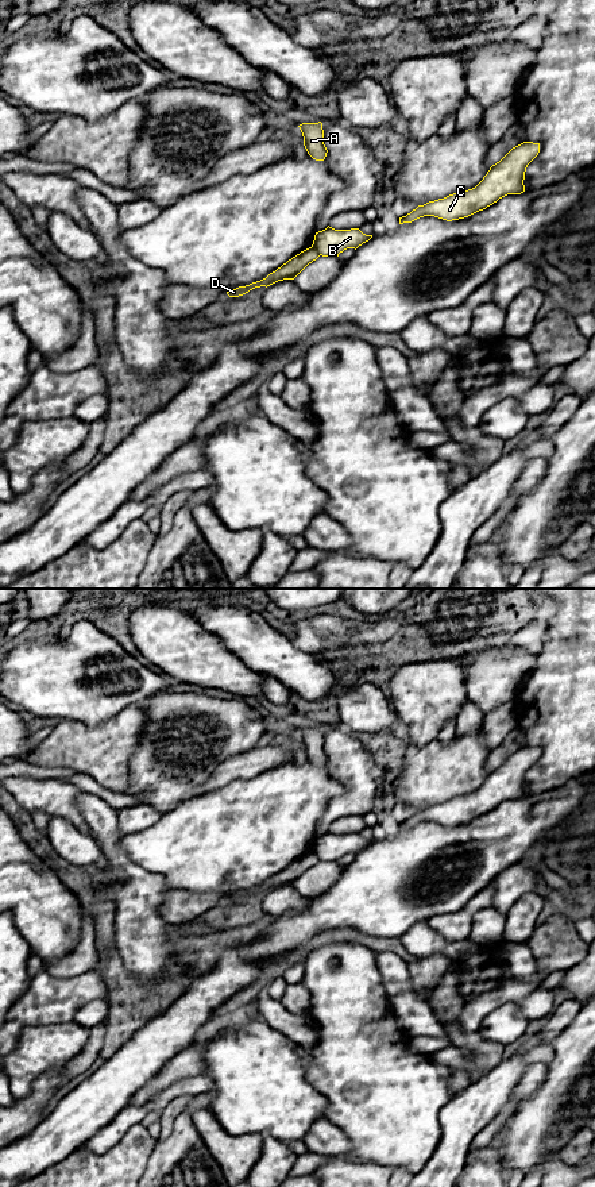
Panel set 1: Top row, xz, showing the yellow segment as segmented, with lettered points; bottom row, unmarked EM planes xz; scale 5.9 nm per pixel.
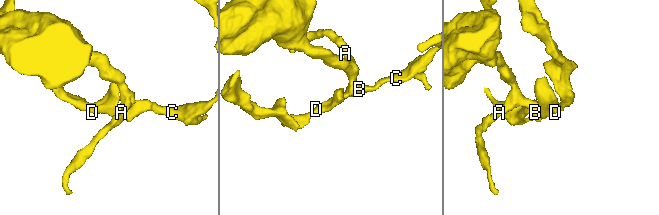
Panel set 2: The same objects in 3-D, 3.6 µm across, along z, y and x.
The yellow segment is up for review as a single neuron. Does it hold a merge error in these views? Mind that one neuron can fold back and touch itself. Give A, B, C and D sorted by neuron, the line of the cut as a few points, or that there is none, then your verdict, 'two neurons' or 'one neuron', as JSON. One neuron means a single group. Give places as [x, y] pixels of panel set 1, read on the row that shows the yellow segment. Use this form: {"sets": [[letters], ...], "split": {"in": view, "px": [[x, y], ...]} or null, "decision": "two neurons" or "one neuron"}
{"sets": [["A", "B", "C"], ["D"]], "split": {"in": "xz", "px": [[312, 246], [320, 254]]}, "decision": "two neurons"}

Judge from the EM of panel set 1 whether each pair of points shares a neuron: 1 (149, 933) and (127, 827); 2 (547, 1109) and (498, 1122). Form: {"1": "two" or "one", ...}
{"1": "two", "2": "two"}

